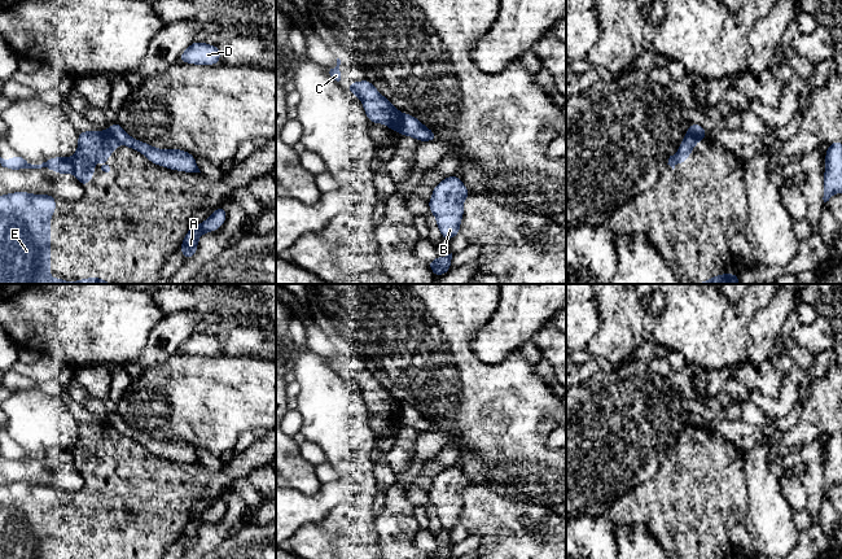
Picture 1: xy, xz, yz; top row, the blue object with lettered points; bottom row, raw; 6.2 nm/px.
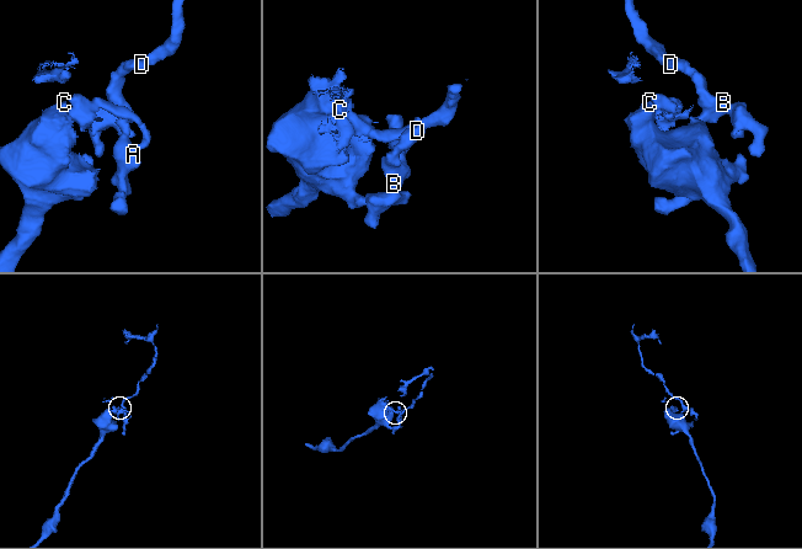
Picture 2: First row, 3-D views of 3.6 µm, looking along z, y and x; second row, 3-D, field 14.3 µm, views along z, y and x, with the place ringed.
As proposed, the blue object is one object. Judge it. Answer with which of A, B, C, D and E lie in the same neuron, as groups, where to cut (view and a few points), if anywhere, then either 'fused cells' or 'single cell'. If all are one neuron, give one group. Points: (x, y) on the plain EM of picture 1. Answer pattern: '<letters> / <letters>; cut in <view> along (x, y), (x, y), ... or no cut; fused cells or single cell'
A B D / C E; cut in xz along (403, 405), (398, 422); fused cells

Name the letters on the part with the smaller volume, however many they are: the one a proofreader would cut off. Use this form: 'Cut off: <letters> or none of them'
Cut off: A, B, D

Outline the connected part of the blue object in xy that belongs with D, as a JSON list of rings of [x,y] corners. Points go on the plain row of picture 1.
[[[194,332],[180,345],[179,353],[216,355],[220,353],[220,337],[207,336],[205,332]]]

